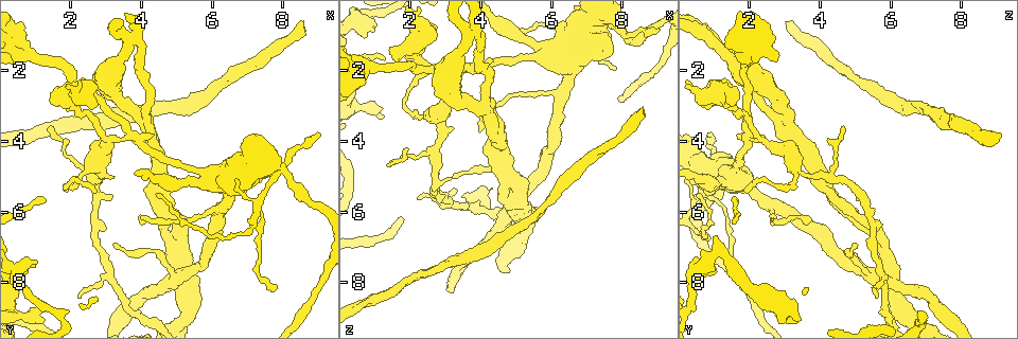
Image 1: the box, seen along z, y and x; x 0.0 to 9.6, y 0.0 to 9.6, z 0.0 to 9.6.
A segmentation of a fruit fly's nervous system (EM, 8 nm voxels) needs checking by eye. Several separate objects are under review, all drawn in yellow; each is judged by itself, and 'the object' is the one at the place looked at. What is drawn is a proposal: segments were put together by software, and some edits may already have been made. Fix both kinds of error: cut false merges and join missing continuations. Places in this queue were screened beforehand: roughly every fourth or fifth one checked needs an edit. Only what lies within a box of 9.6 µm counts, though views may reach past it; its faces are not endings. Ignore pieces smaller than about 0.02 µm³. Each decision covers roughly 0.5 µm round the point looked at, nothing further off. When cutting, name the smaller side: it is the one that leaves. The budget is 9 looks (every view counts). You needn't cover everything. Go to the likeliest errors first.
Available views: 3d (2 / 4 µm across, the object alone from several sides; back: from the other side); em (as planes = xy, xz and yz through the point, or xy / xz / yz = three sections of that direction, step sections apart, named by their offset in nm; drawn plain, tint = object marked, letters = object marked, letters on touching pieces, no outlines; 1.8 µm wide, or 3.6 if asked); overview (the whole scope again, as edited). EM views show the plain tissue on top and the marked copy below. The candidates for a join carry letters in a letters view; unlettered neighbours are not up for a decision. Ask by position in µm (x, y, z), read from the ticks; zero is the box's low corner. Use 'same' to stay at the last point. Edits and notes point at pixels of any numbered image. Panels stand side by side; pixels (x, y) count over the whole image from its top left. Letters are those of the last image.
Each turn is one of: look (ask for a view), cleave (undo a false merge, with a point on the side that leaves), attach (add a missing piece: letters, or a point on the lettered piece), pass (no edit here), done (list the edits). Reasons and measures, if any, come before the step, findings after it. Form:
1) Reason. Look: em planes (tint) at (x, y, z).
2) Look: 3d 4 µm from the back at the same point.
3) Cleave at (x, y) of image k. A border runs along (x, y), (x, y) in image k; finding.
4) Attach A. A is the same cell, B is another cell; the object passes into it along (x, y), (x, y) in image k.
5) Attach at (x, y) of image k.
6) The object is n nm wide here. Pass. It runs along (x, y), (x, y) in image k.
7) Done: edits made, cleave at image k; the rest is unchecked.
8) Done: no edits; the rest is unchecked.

Thin arm on a thick one. Look: 3d 2 µm at (5.00, 7.80, 5.65).

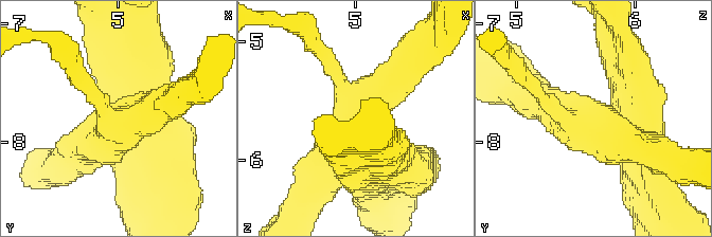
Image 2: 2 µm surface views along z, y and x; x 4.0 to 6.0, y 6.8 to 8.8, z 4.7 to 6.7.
Look: em planes (letters) at (5.02, 7.84, 5.68).

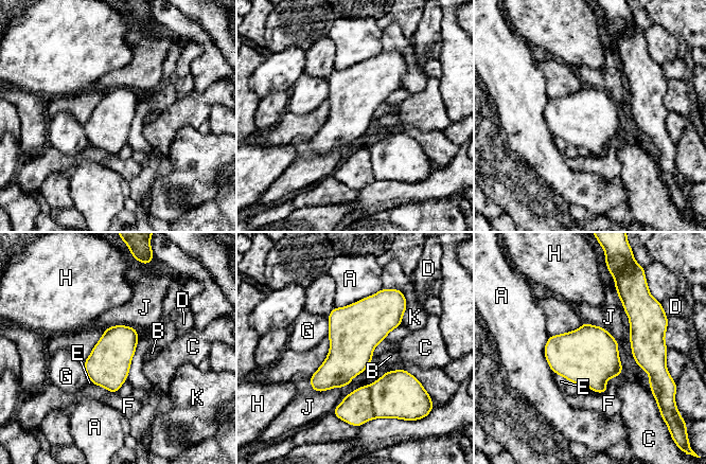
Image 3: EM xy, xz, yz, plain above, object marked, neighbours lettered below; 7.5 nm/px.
The longest contact is with A, 480 nm. Pass. A, B, C, D, E, F, G, H, J and K are other cells; a border runs along (404, 368), (385, 372) in image 3; continuous, no second cell.

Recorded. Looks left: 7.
Sudden change in width. Look: 3d 4 µm at (3.80, 1.20, 0.95).

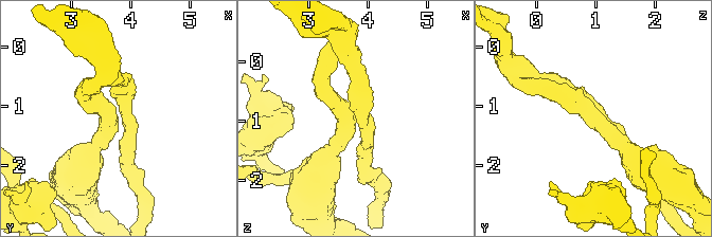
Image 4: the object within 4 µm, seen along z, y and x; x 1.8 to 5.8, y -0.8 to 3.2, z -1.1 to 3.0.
4 arms meet here; now the EM. Look: em planes (tint) at (3.75, 1.15, 0.95).

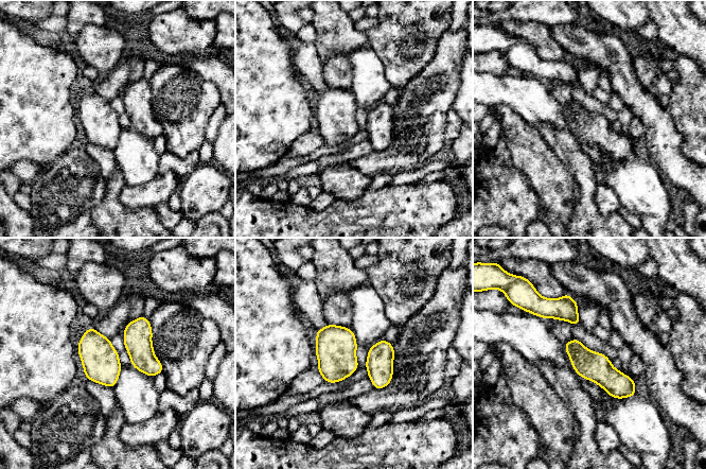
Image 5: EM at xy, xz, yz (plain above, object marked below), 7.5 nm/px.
Look: em planes (letters) at the same point.

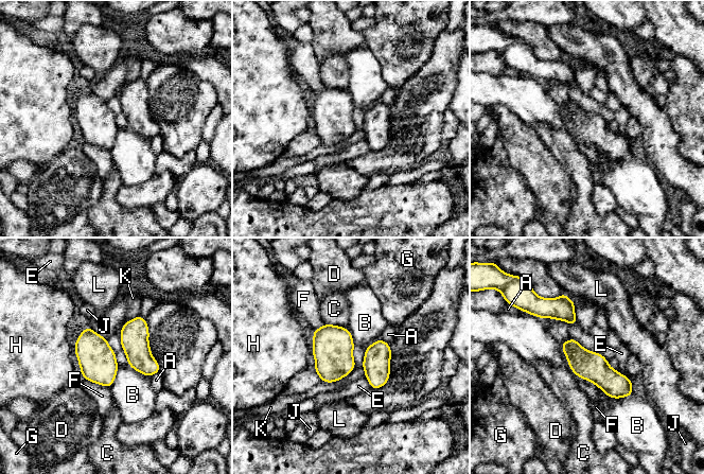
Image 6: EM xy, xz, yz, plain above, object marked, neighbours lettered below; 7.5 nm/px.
The longest contact is with B, 700 nm. Pass. A, B, C, D, E, F, G, H, J, K and L are other cells; it runs along (563, 345), (613, 384), (630, 392) in image 6; all the same cell.

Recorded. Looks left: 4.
Arms part here. Look: em xy step 8 (tint) at (3.80, 3.90, 2.00).

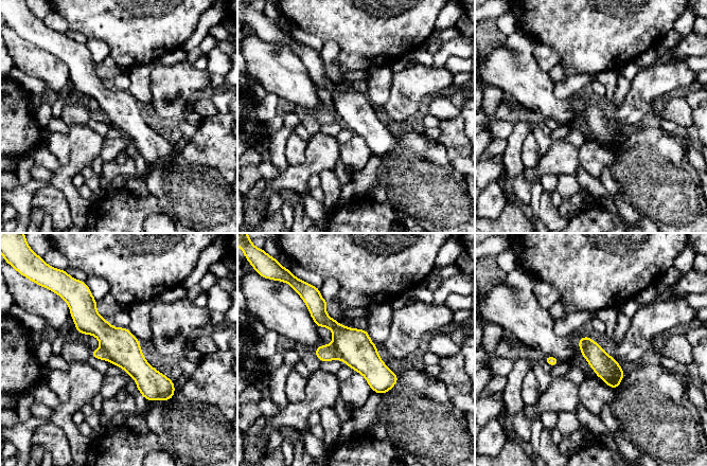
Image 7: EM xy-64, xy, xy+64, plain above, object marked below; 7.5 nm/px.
Cut it another way. Look: em planes (letters) at the same point.

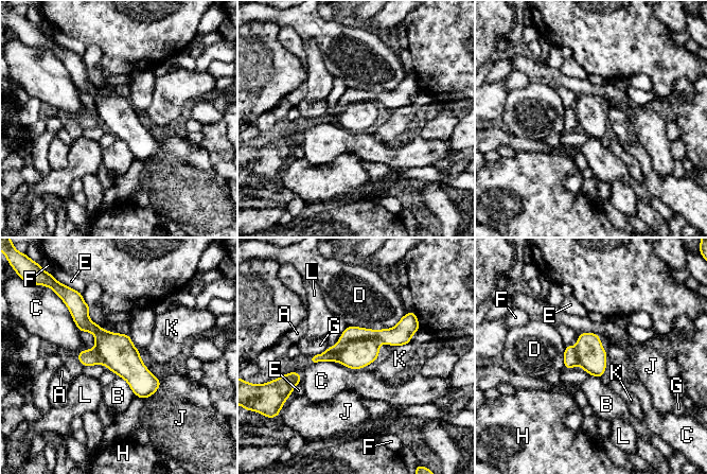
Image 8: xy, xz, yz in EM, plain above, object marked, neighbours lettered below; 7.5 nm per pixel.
The object is 240 nm wide here. Cleave at (351, 333) of image 8. A, B, C, D, E, F, G, H, J, K and L are other cells; a border runs along (378, 343), (351, 339), (336, 361) in image 8; a second cell is stuck on.

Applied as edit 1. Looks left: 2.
Calibre changes. Look: 3d 4 µm at (8.10, 4.65, 1.00).

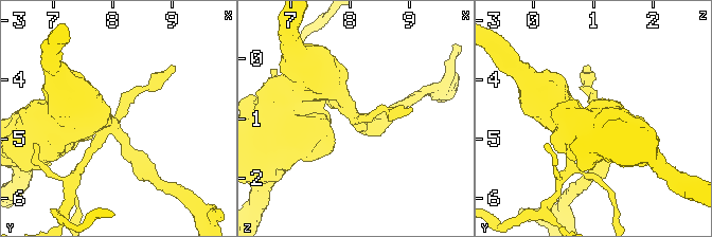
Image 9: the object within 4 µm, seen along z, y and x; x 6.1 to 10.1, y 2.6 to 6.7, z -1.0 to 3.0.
Look: em 3.6 µm planes (letters) at (8.05, 4.65, 0.95).

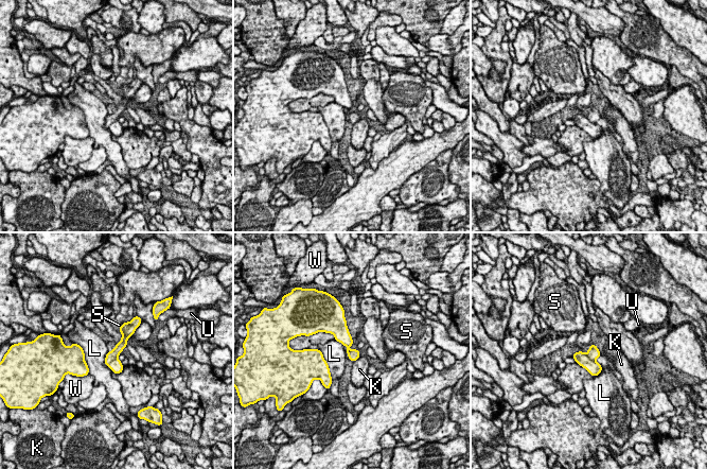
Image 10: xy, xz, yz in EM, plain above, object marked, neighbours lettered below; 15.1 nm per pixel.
Cleave at (593, 353) of image 10. K, L, S, U and W are other cells; a border runs along (585, 353), (595, 362) in image 10; a second cell is stuck on.

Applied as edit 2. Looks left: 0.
Done: edits made, cleave at image 8, cleave at image 10; the rest is unchecked.

